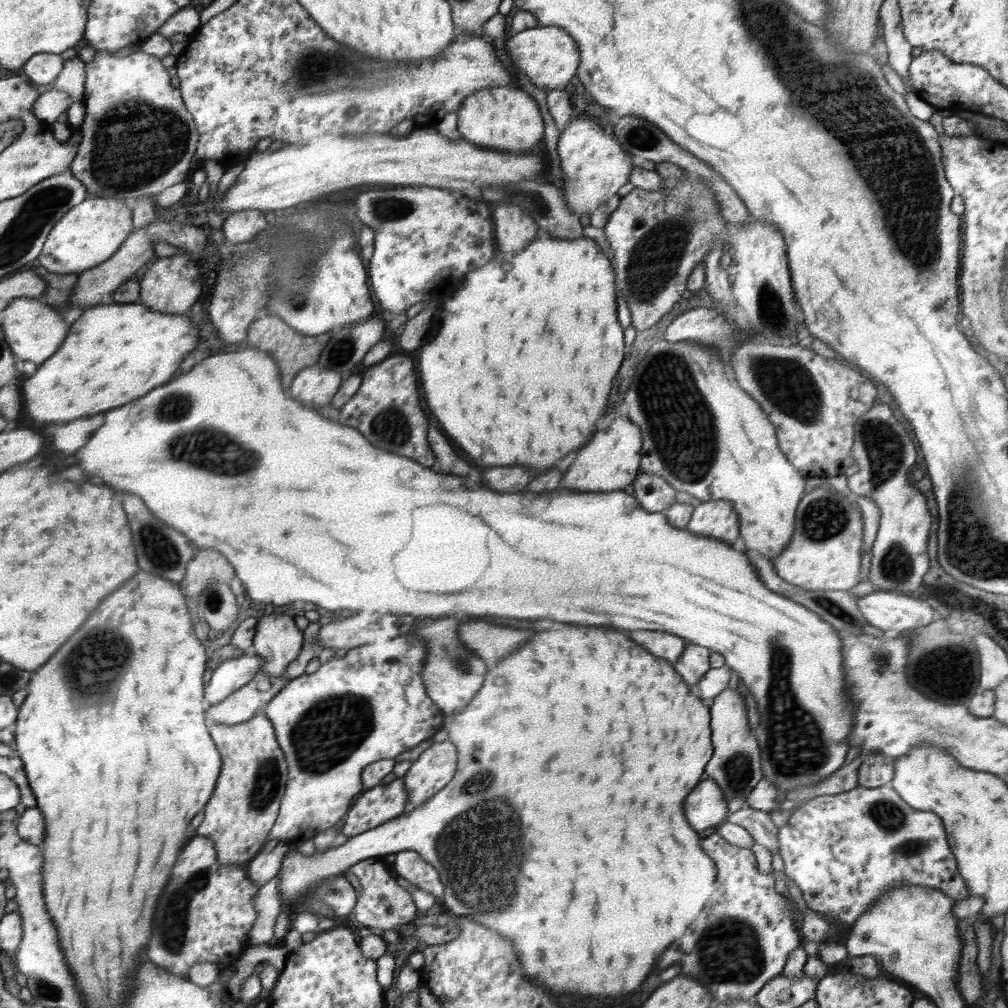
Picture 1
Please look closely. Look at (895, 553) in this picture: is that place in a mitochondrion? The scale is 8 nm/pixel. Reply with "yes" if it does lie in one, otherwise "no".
yes

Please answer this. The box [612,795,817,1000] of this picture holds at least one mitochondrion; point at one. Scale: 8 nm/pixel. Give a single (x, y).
(731, 952)

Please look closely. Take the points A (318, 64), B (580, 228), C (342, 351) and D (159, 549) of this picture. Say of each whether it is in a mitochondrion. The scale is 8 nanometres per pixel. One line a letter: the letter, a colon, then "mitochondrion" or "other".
A: mitochondrion
B: other
C: mitochondrion
D: mitochondrion

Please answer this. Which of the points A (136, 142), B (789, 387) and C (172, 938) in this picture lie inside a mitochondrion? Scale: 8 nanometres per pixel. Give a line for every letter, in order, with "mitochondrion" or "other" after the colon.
A: mitochondrion
B: mitochondrion
C: mitochondrion

